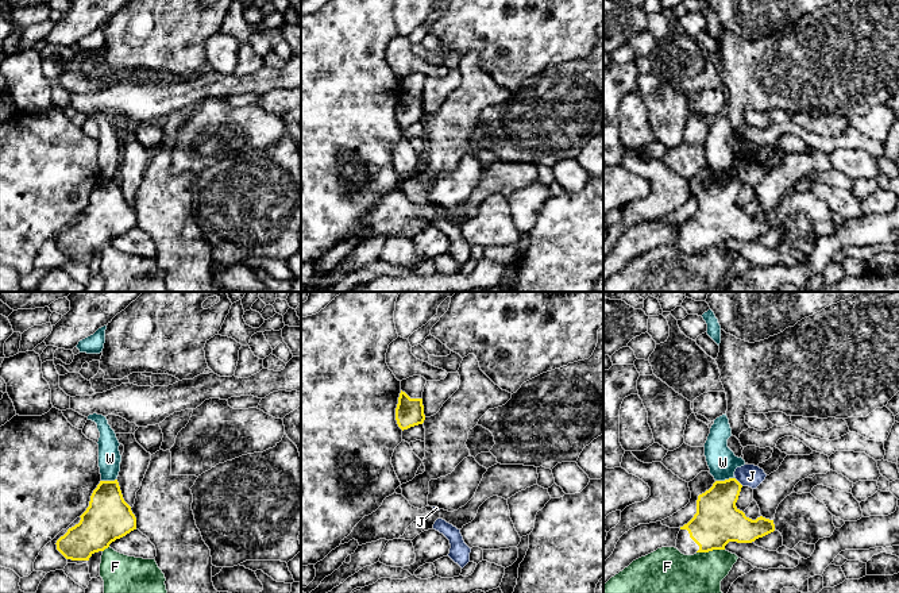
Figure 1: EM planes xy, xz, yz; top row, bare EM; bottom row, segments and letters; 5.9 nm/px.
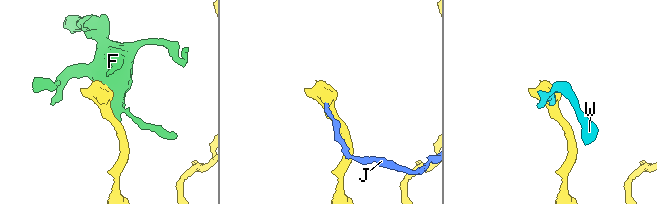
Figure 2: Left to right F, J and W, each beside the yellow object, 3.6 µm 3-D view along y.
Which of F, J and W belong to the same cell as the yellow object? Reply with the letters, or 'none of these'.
none of these

